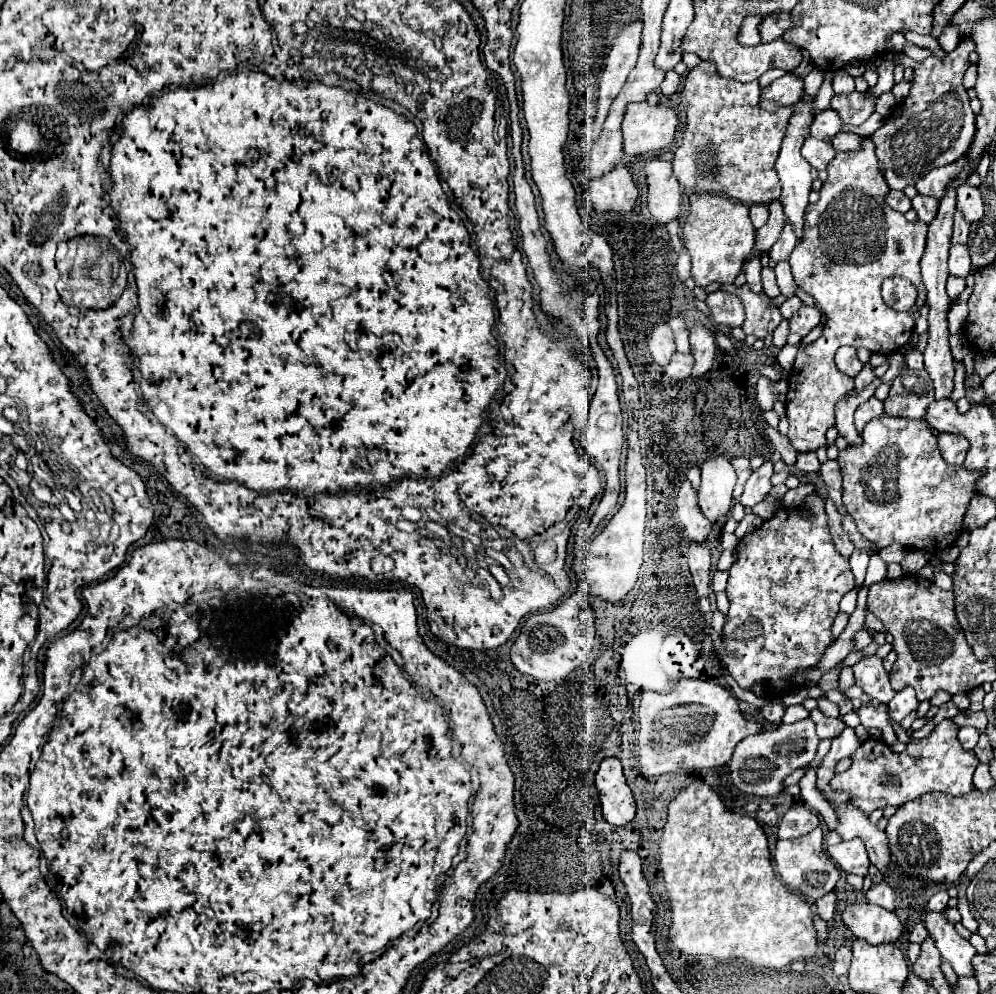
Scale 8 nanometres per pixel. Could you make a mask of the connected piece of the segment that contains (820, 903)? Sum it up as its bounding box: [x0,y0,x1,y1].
[815,892,835,922]

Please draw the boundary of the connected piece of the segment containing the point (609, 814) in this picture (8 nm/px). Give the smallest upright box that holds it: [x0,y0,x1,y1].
[595,758,635,828]

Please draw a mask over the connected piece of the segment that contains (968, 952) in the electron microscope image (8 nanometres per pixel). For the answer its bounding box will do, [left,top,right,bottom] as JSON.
[921,912,977,976]

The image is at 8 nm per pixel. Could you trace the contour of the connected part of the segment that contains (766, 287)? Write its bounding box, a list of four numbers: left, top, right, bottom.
[761,266,781,298]

